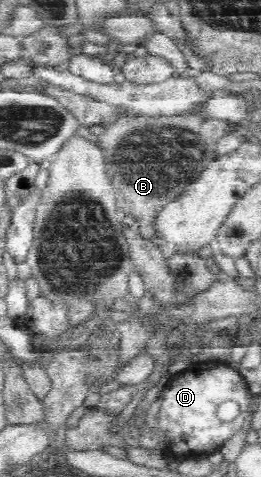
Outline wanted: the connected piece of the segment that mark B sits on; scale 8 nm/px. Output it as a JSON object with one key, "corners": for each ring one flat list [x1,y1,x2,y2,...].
{"corners":[[122,109,115,110,115,118,103,120,88,128,96,146,103,152,106,162,106,172,113,185,119,191,117,207,122,215,133,217,139,225,141,236,155,247,174,252,174,244,166,242,159,236,159,214,195,181,195,178,205,169,209,161,218,158,216,145,229,132,235,131,227,120,216,116,206,116,201,112,183,113,173,116,133,115]]}

